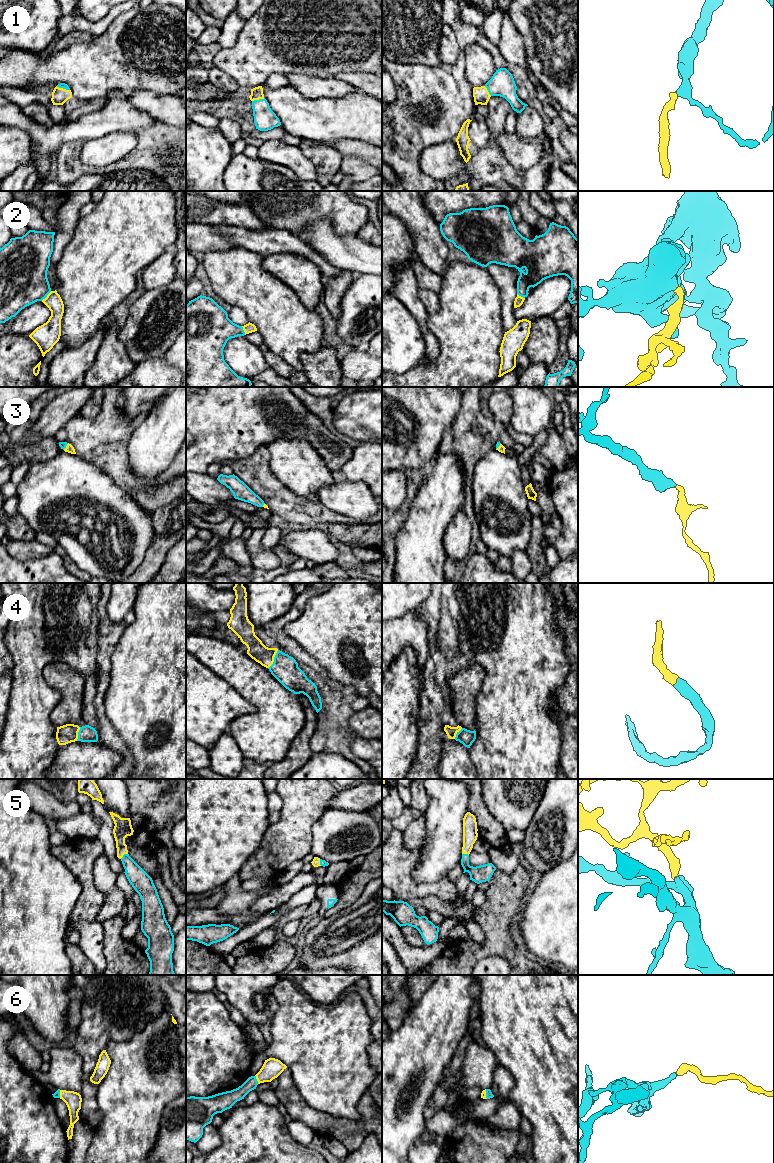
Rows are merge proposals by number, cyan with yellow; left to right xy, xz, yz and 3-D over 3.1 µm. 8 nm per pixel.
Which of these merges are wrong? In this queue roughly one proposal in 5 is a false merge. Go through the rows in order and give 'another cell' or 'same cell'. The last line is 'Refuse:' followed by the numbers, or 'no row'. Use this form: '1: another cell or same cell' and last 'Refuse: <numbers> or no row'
1: same cell
2: same cell
3: same cell
4: same cell
5: same cell
6: same cell
Refuse: no row

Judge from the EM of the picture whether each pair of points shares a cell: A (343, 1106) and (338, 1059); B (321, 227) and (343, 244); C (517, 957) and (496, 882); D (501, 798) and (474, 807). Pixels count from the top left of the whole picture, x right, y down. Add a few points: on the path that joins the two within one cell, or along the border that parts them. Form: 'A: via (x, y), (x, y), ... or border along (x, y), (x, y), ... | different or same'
A: via (339, 1094), (338, 1071) | same
B: via (326, 232), (338, 244) | same
C: via (499, 938), (499, 901) | same
D: border along (481, 789), (483, 802), (487, 810), (499, 822) | different

